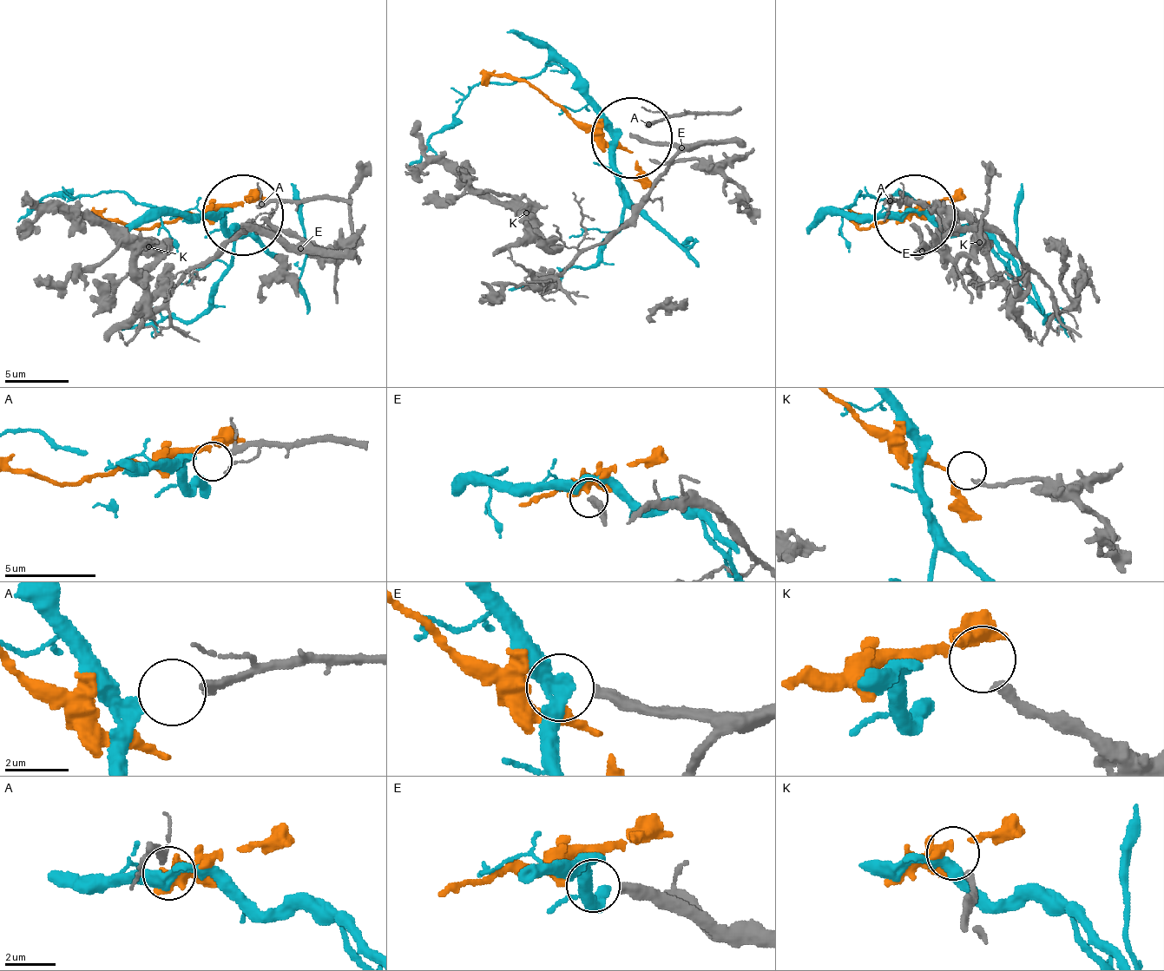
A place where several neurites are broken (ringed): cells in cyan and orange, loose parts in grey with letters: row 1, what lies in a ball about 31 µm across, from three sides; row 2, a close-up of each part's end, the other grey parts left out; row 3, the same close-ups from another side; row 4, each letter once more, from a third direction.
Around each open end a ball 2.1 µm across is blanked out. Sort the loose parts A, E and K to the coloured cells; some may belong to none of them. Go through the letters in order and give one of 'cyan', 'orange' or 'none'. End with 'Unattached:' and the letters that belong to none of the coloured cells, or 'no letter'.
A: cyan
E: none
K: orange
Unattached: E

